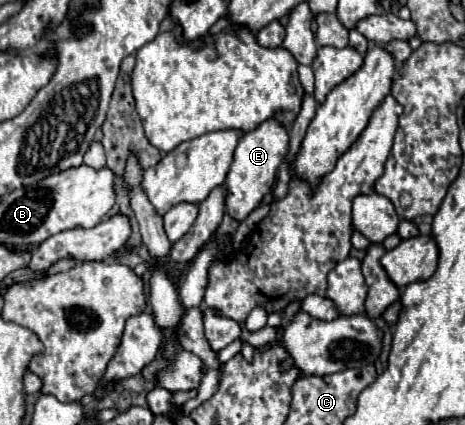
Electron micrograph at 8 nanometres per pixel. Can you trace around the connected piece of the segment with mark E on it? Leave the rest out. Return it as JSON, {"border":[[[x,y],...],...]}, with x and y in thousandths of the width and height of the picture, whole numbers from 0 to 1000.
{"border":[[[587,280],[561,289],[548,308],[535,308],[514,327],[501,384],[497,384],[488,421],[484,421],[484,445],[488,445],[484,496],[497,515],[505,515],[514,525],[527,520],[531,506],[557,487],[570,454],[578,454],[587,445],[591,421],[596,421],[596,398],[613,374],[617,346],[622,346],[617,304]]]}

